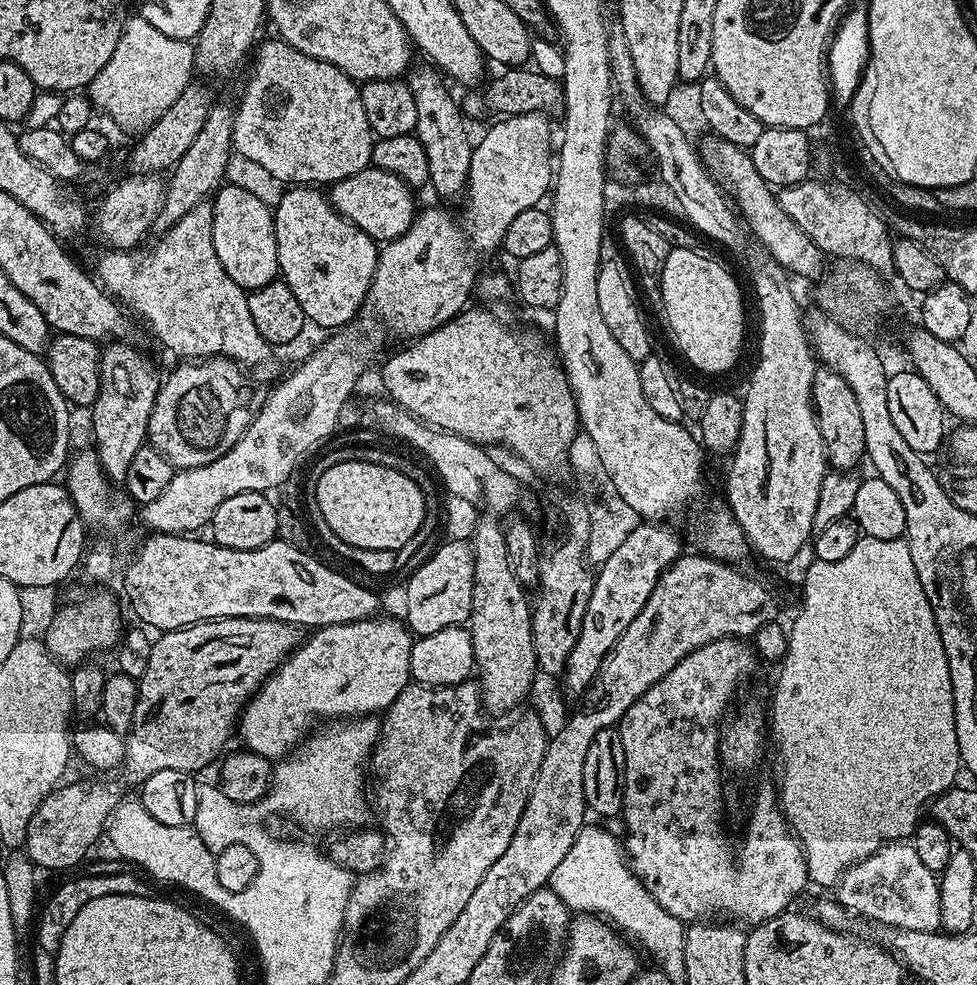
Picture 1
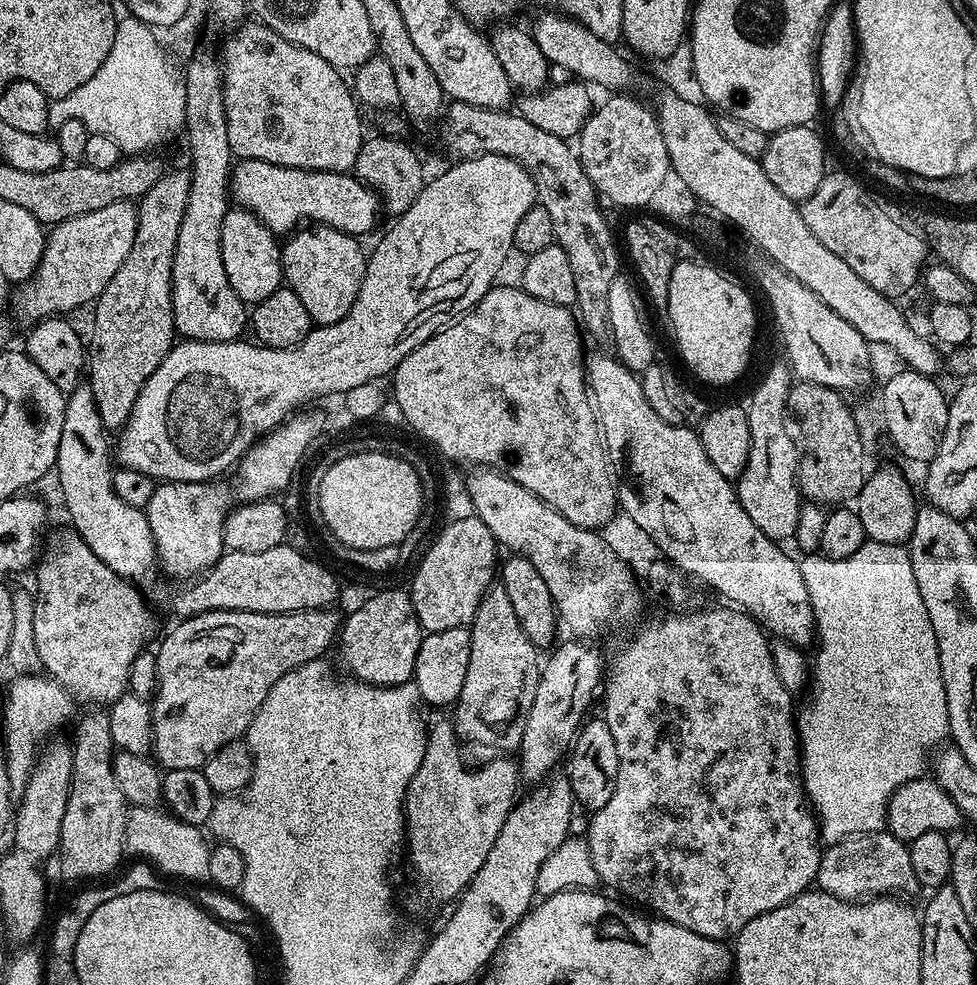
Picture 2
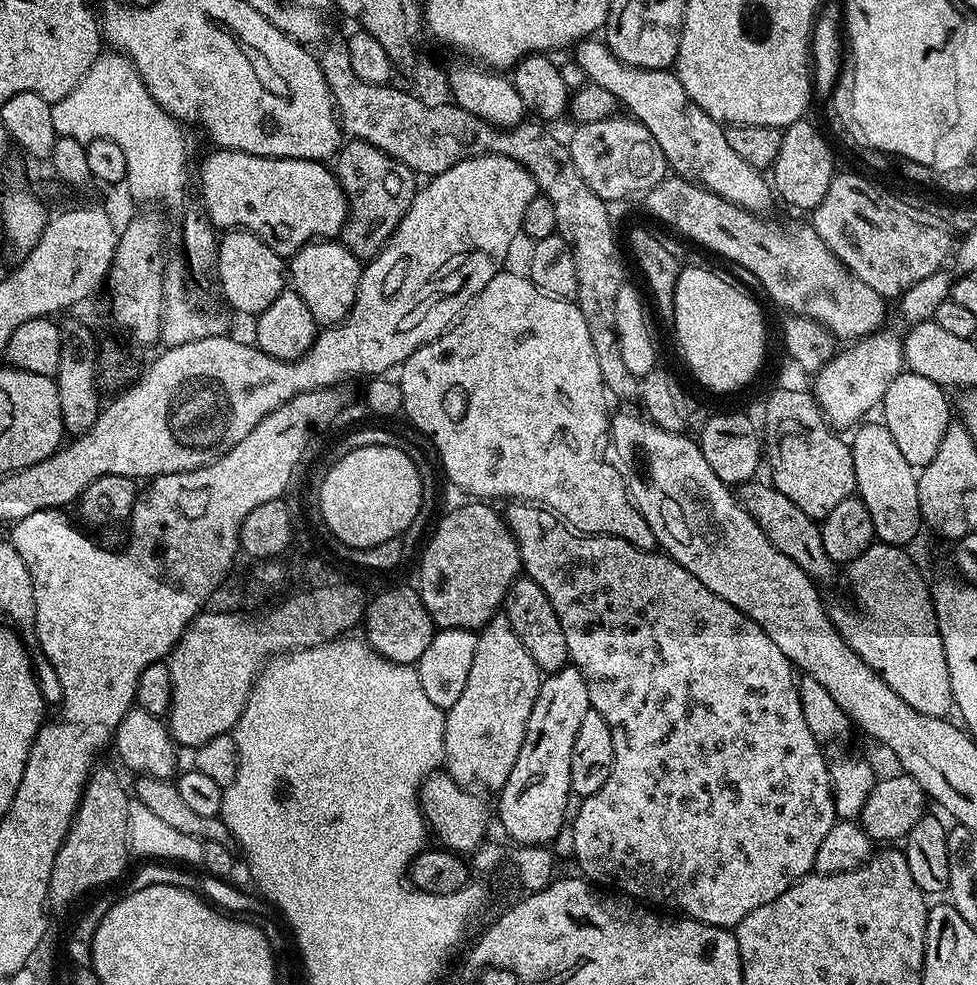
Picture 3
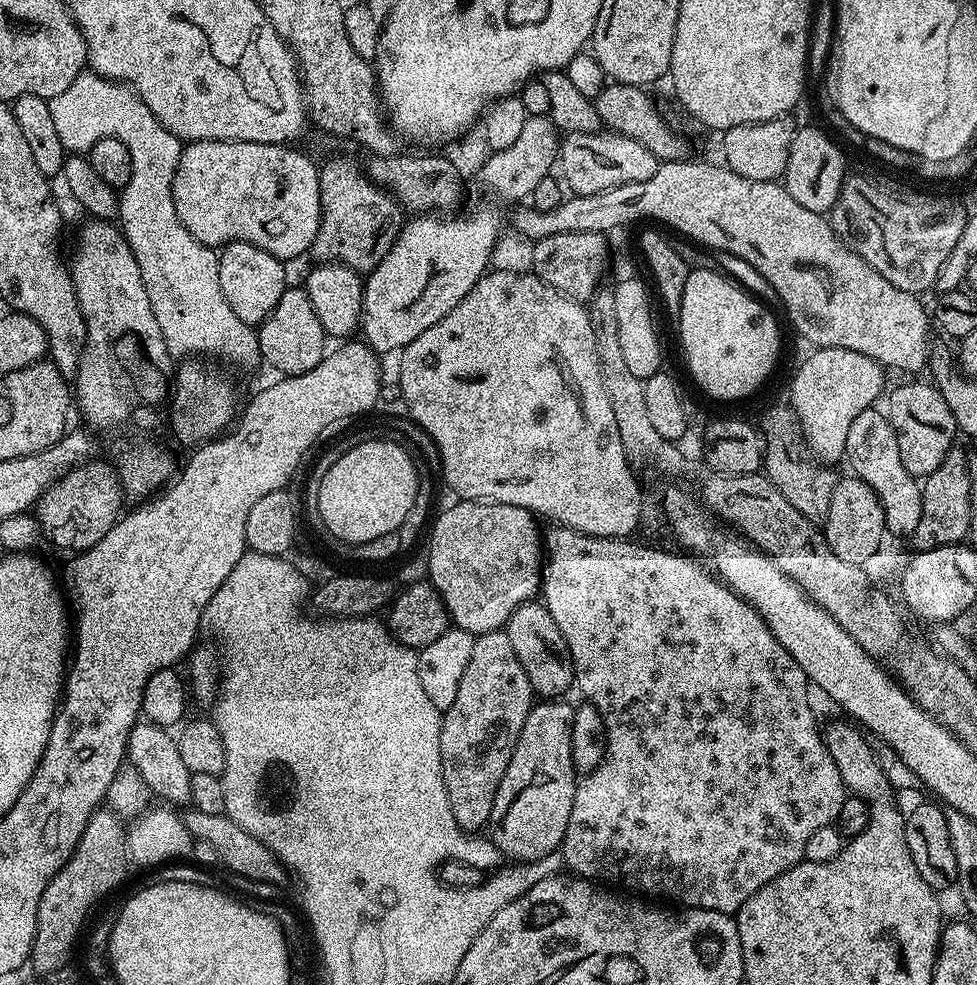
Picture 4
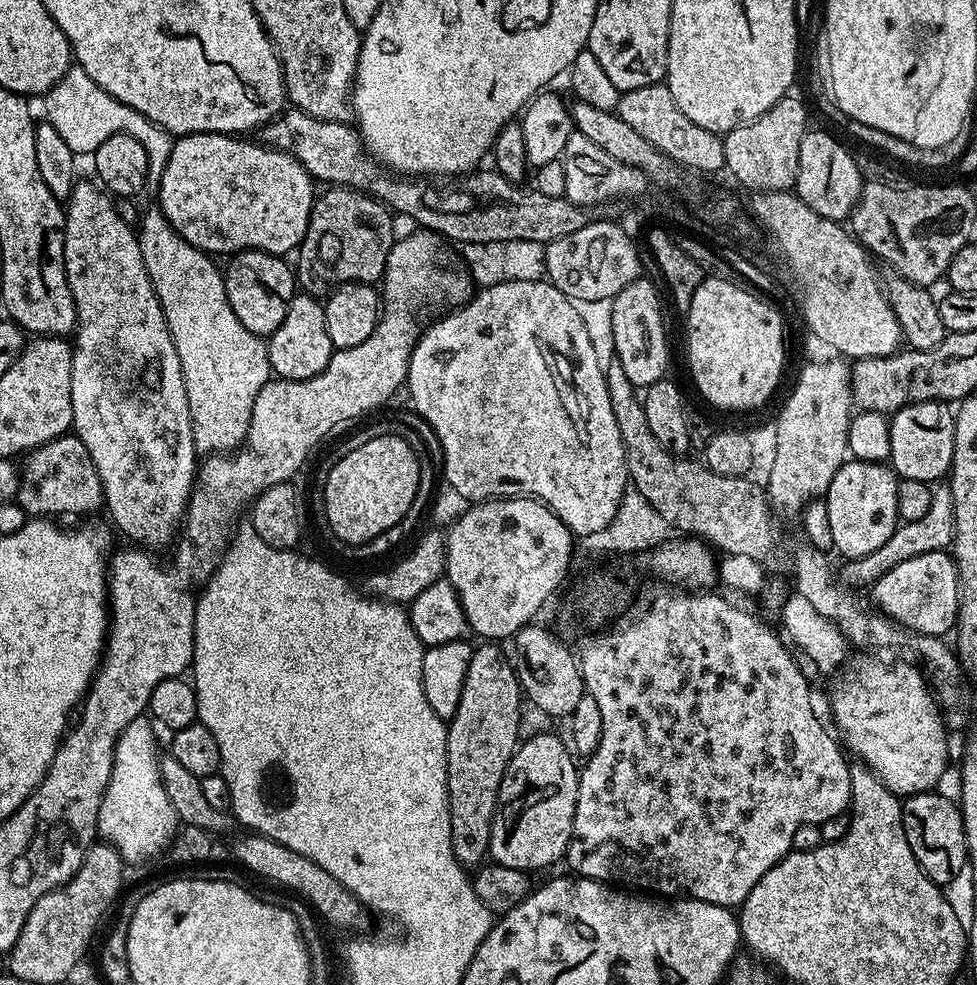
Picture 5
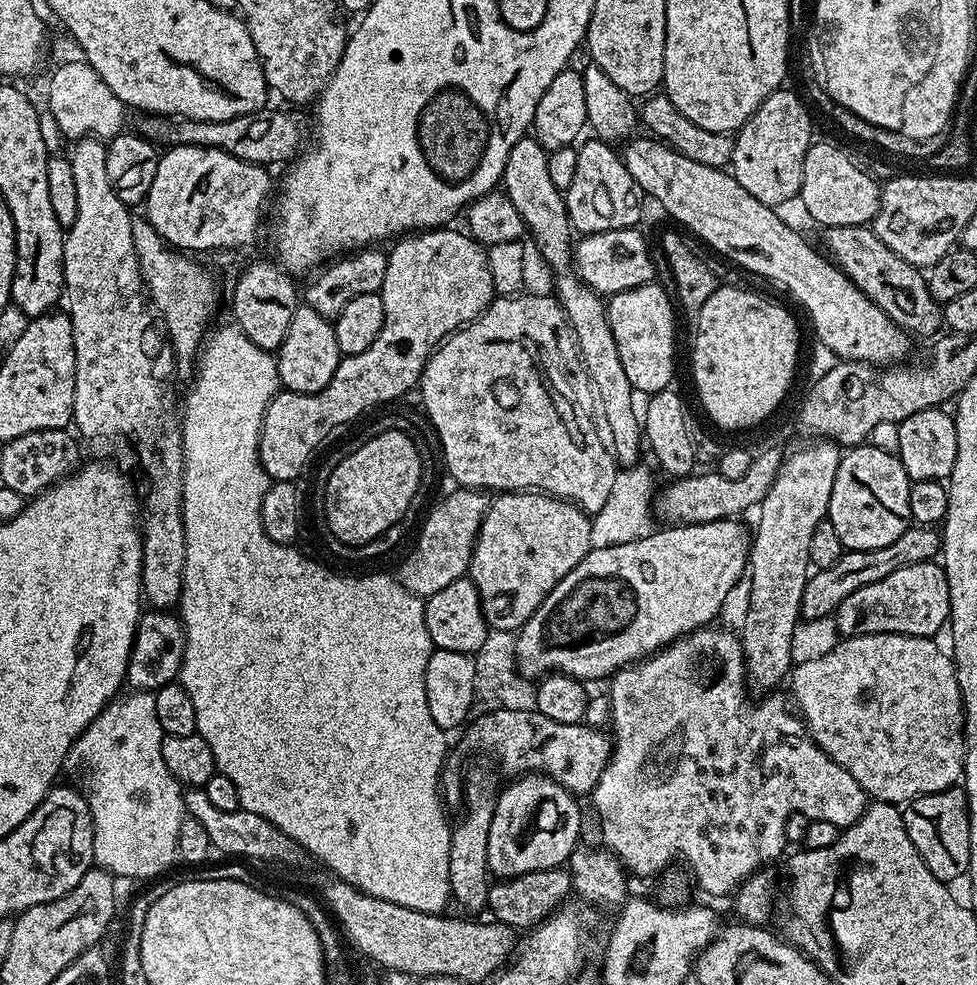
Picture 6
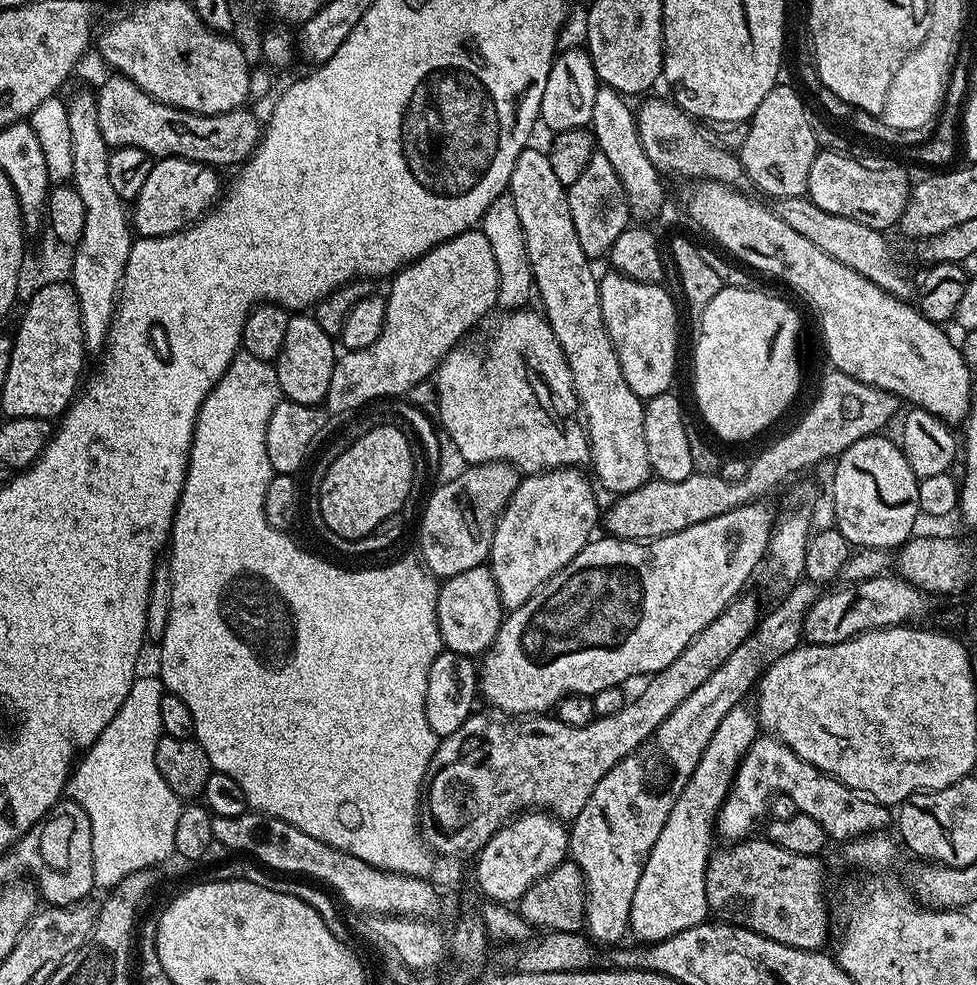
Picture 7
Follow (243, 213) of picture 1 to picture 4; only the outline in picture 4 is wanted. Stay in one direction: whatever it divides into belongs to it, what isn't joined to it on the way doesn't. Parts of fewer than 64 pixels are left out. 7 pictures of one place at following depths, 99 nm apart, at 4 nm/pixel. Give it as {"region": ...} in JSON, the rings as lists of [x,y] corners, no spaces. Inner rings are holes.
{"region":[[[250,242],[223,245],[219,258],[222,294],[226,294],[230,310],[234,310],[234,314],[238,314],[242,322],[253,326],[263,324],[264,319],[274,310],[274,306],[278,306],[278,298],[282,298],[284,293],[285,265],[276,256],[271,256],[269,252]]]}

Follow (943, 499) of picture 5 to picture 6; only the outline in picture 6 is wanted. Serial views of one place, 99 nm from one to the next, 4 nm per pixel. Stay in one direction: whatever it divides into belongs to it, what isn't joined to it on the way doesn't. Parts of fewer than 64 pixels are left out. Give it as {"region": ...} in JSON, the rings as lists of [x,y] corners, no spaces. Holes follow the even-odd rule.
{"region":[[[909,526],[898,538],[898,542],[890,542],[890,546],[882,546],[878,550],[846,550],[834,562],[834,566],[815,569],[806,582],[806,590],[802,590],[802,606],[800,615],[806,621],[820,620],[823,616],[831,617],[842,598],[850,598],[854,590],[862,586],[870,586],[870,582],[882,582],[886,574],[894,574],[902,566],[926,564],[935,561],[942,552],[942,536],[932,526]]]}

